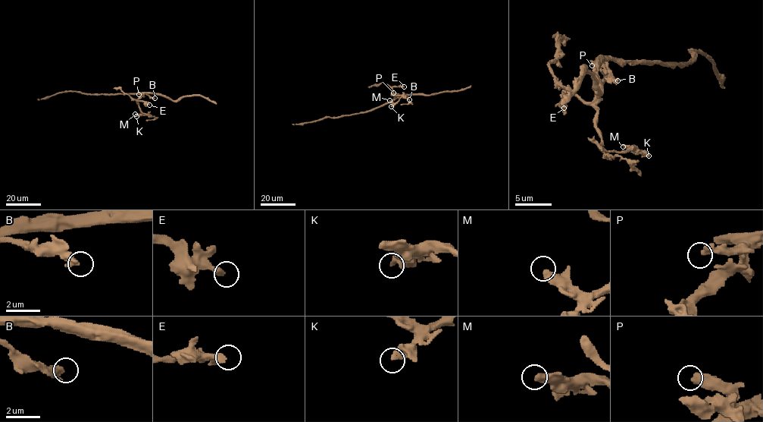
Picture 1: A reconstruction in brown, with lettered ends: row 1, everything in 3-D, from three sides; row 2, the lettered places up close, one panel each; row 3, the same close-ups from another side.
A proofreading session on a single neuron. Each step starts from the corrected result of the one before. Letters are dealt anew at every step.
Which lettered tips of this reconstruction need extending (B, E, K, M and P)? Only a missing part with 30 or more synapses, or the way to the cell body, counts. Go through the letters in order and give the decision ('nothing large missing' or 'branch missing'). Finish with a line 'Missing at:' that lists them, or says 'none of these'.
B: branch missing
E: nothing large missing
K: nothing large missing
M: nothing large missing
P: branch missing
Missing at: B, P

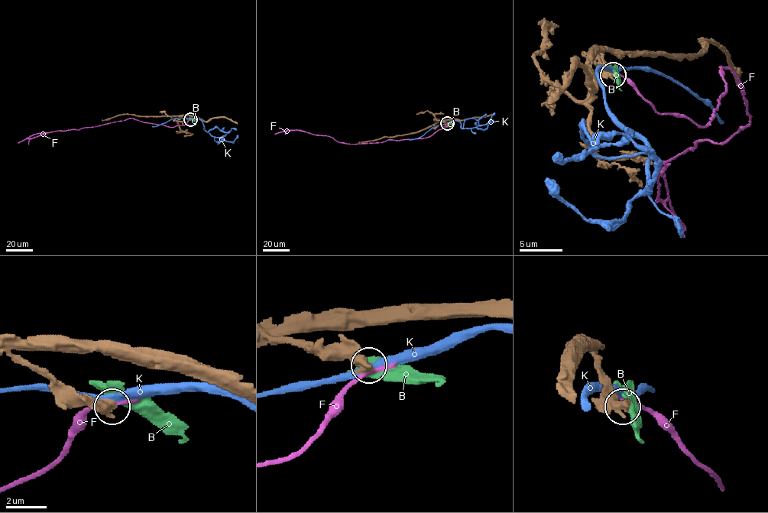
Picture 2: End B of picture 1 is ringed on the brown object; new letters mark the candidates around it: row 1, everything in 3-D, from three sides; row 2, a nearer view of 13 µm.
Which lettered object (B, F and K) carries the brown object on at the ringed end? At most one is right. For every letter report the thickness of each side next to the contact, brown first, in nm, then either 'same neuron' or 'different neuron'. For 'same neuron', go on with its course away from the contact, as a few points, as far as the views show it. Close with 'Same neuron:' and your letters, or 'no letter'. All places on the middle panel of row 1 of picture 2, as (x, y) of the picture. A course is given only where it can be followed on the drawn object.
B: 480/650 nm | different neuron
F: 480/200 nm | different neuron
K: 500/300 nm | different neuron
Same neuron: no letter

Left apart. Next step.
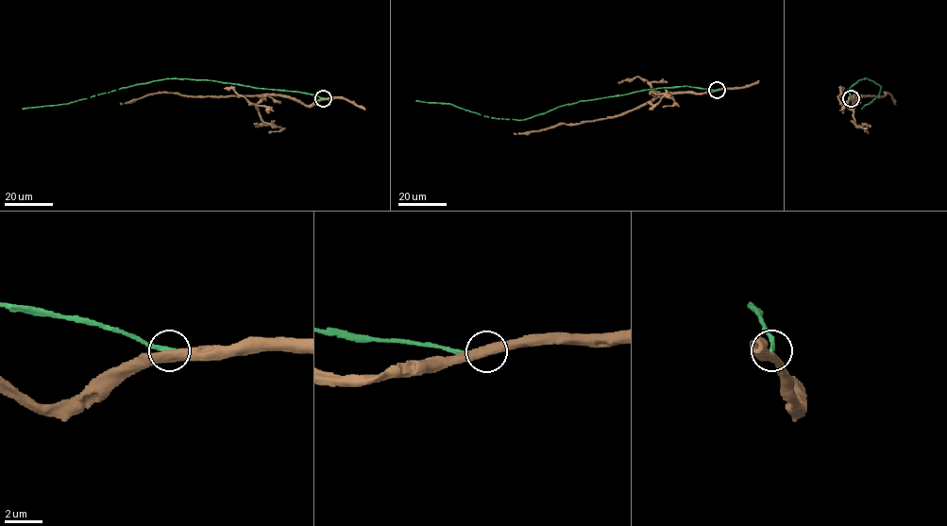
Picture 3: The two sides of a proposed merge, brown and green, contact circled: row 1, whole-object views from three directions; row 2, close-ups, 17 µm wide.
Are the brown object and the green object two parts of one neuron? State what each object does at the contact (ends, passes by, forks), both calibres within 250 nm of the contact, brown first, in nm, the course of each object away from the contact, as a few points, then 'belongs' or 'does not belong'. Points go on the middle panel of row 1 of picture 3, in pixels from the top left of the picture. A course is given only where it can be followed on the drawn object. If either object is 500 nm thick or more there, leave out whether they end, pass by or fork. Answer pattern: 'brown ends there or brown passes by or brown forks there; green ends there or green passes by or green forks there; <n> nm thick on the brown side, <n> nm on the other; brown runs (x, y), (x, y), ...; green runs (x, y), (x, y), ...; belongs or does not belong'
brown passes by; green ends there; 480 nm thick on the brown side, 260 nm on the other; brown runs (717, 90), (658, 94), (618, 115), (514, 133); green runs (717, 90), (687, 86), (649, 89), (579, 101), (523, 120), (489, 117), (450, 104), (416, 100); does not belong

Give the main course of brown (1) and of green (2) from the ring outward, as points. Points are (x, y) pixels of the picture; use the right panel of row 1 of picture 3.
1: (851, 98), (854, 106), (855, 95), (883, 96), (887, 93), (894, 103)
2: (851, 98), (847, 91), (862, 78), (881, 87), (878, 95), (861, 109)

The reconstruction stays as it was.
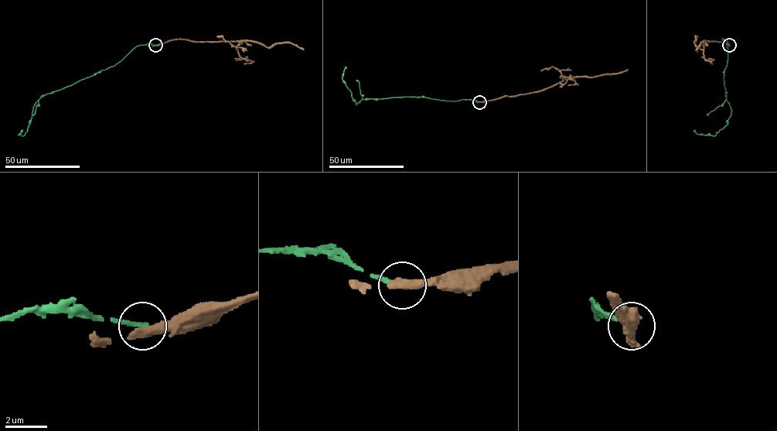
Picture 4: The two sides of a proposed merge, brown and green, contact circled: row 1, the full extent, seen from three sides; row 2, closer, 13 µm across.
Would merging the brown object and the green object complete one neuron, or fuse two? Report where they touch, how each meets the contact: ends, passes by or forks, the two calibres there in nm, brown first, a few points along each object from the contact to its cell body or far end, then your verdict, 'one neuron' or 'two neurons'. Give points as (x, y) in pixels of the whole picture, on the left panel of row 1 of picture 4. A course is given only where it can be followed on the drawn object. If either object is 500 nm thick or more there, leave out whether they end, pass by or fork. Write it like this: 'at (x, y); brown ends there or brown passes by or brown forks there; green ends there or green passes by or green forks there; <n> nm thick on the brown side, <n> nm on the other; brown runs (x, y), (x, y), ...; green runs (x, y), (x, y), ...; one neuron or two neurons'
at (155, 45); 550 nm thick on the brown side, 240 nm on the other; brown runs (155, 45), (177, 39), (247, 41), (257, 42), (267, 47), (291, 42), (304, 49); green runs (155, 45), (137, 46), (114, 66), (43, 95), (34, 104), (28, 131), (23, 136), (18, 135), (22, 130); two neurons

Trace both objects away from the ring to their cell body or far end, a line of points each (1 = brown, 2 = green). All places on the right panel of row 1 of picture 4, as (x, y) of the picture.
1: (729, 45), (724, 39), (721, 42), (704, 41), (703, 47), (700, 42), (696, 49)
2: (729, 45), (724, 79), (731, 111), (727, 124), (714, 136), (697, 134), (694, 130)

